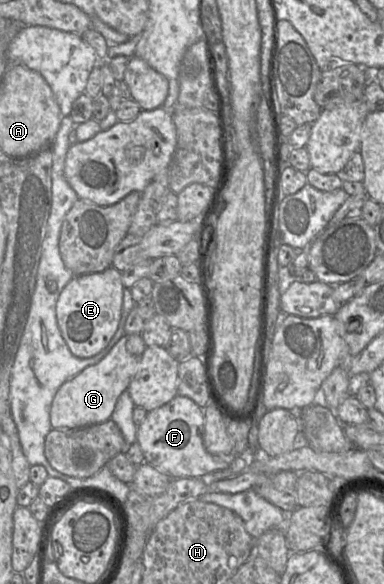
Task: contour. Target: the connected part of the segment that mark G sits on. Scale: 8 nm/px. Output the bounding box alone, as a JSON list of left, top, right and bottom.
[50,334,146,429]

